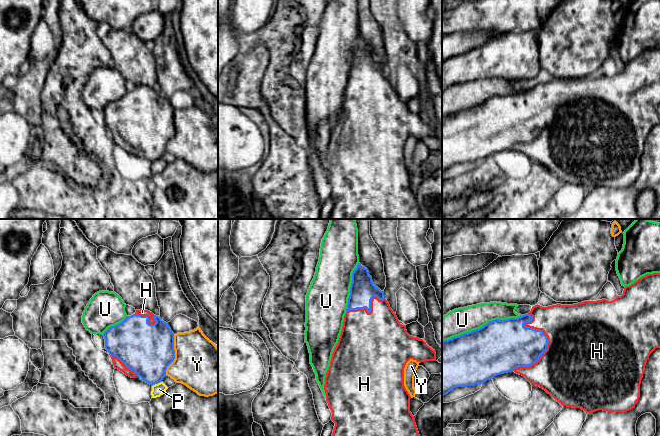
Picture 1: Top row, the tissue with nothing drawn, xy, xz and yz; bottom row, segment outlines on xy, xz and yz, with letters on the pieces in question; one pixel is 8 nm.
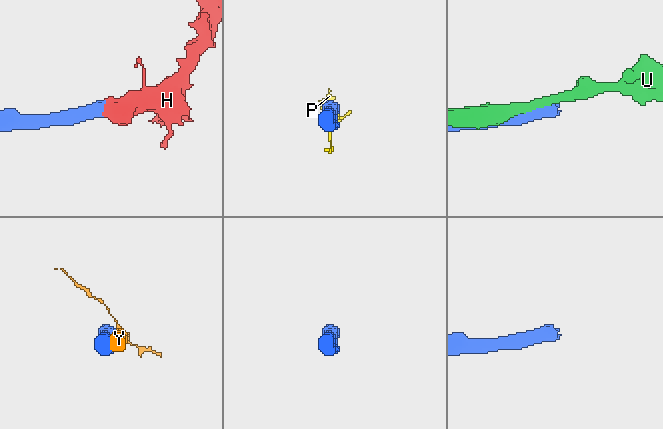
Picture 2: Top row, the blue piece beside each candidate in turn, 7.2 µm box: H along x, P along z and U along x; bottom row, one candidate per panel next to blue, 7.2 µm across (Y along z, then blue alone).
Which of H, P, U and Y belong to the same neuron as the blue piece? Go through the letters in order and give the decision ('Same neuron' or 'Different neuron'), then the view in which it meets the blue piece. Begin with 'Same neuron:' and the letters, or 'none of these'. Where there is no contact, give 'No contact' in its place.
Same neuron: H
H: Same neuron. Touches blue in yz
P: Different neuron. Touches blue in xy
U: Different neuron. Touches blue in yz
Y: Different neuron. Touches blue in xy

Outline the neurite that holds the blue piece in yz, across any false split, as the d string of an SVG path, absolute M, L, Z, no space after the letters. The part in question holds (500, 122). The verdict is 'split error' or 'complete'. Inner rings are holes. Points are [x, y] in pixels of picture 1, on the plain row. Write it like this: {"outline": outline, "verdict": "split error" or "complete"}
{"outline": "M660 49L647 50L633 60L624 64L623 70L614 76L606 75L597 77L584 77L573 81L552 81L542 83L535 81L528 90L518 94L505 96L493 96L483 103L468 109L461 110L448 116L442 117L442 173L456 163L474 162L483 160L495 152L514 147L524 152L531 161L536 161L545 166L562 182L581 184L586 189L598 186L607 188L627 188L635 183L640 173L640 160L645 147L645 142L650 130L660 124Z", "verdict": "split error"}

